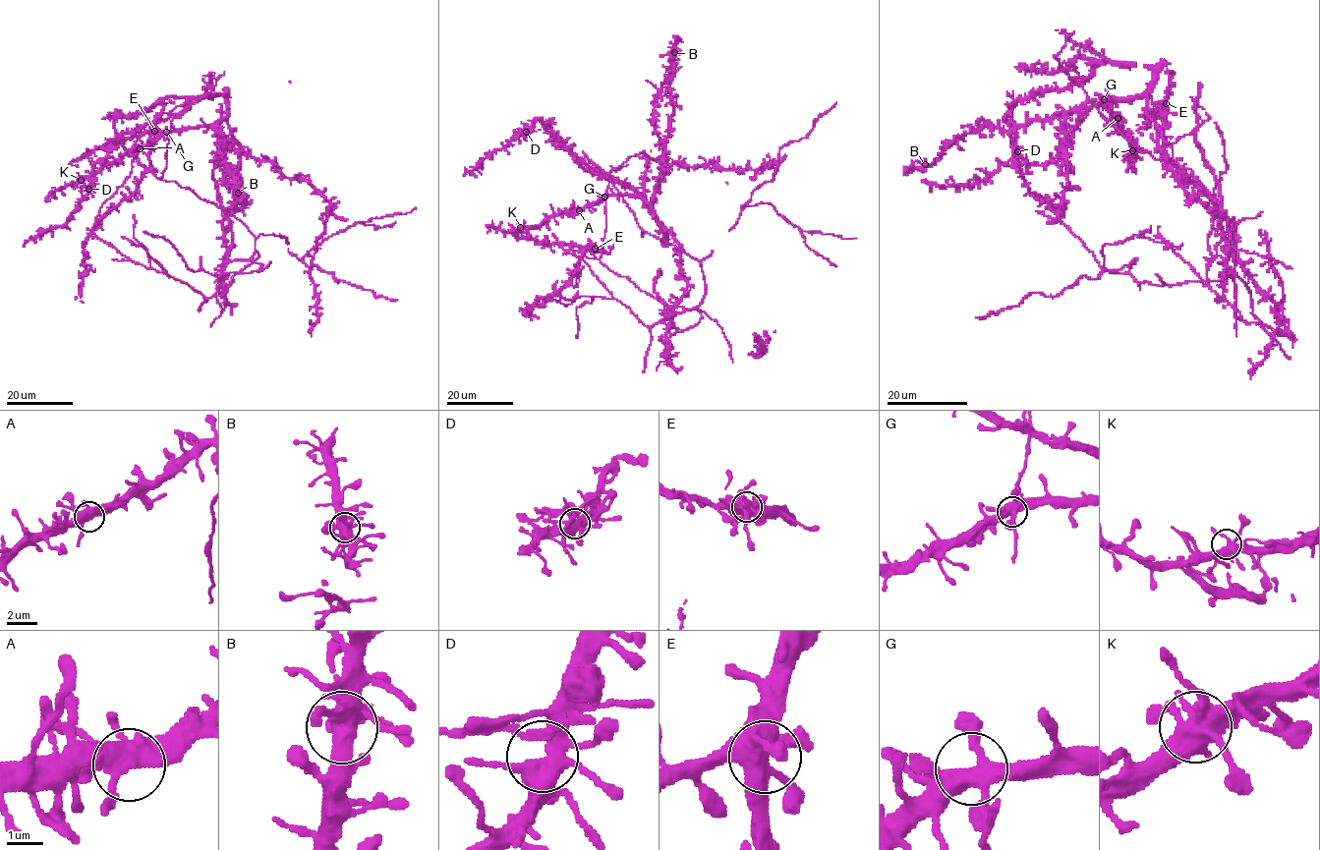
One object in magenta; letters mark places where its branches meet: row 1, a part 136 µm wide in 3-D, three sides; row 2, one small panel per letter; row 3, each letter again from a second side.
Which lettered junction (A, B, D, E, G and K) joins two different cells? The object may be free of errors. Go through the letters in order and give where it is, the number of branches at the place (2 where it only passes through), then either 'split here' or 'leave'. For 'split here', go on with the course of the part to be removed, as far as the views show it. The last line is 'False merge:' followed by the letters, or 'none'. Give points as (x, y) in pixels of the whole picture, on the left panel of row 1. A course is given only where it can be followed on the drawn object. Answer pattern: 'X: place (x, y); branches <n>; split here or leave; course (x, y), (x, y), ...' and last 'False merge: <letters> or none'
A: place (140, 148); branches 6; leave
B: place (238, 193); branches 7; leave
D: place (88, 189); branches 6; leave
E: place (154, 131); branches 6; leave
G: place (166, 132); branches 5; leave
K: place (81, 180); branches 7; leave
False merge: none

